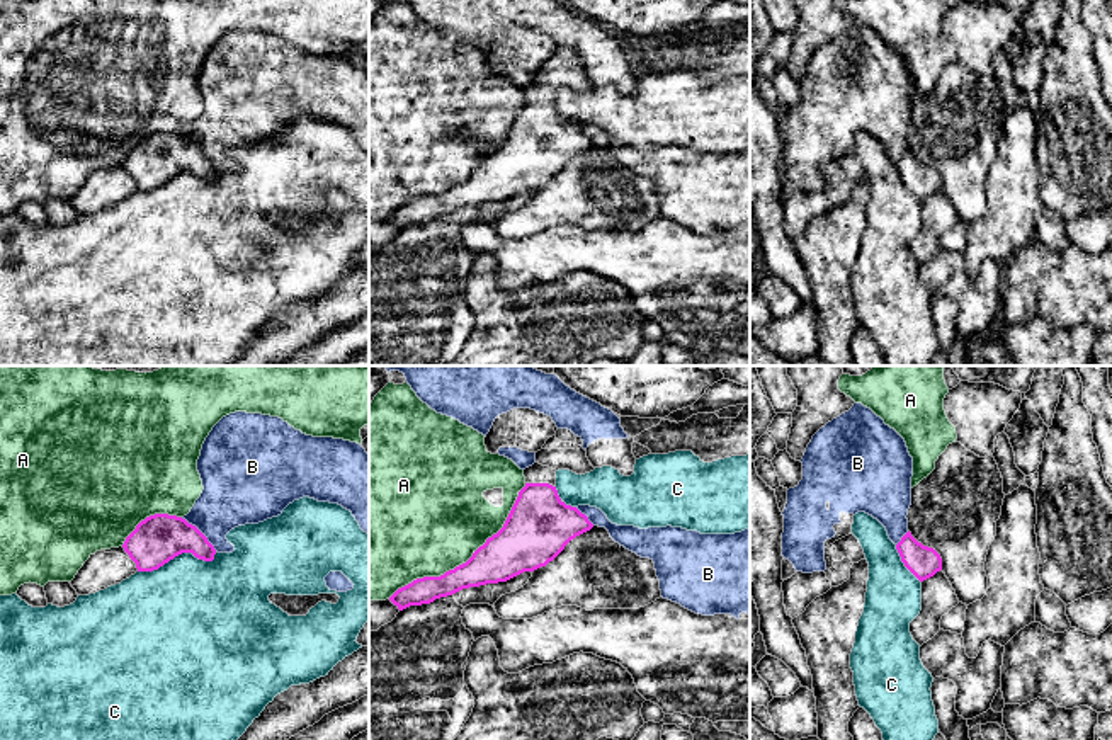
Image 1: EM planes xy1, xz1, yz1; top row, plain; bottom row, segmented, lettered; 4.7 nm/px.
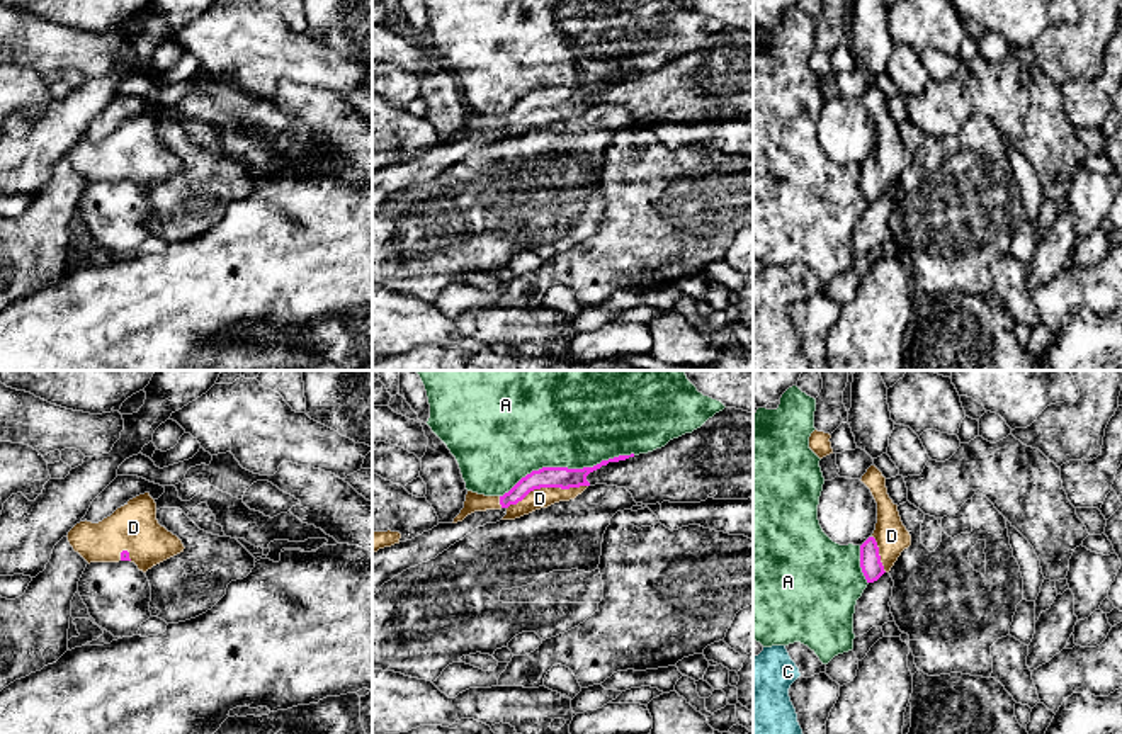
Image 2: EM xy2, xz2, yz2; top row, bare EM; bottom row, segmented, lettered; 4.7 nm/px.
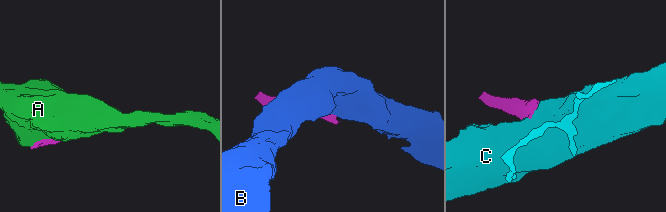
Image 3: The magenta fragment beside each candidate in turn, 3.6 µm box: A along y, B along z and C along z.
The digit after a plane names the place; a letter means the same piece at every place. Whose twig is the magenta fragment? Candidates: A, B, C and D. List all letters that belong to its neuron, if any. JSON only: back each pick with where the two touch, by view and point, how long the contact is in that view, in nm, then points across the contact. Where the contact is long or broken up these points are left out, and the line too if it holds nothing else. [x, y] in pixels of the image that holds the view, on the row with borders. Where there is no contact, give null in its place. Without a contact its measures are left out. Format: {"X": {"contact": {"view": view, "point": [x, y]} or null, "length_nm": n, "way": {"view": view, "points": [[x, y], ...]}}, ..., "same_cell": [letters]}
{"D": {"contact": {"view": "xz2", "point": [546, 486]}, "length_nm": 400, "way": {"view": "xz2", "points": [[563, 478], [556, 485], [546, 486], [539, 498]]}}, "same_cell": ["D"]}

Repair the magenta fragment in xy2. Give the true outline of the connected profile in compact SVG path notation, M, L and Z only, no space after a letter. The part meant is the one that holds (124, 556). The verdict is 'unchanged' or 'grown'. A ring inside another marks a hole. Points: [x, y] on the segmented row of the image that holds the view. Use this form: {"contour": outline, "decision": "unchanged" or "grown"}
{"contour": "M150 493L129 500L99 523L76 523L66 537L88 564L131 561L143 573L185 549L177 535L158 523Z", "decision": "grown"}

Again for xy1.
{"contour": "M155 514L141 521L122 548L138 572L158 570L182 553L192 553L204 561L213 561L216 555L214 546L196 526L168 514Z", "decision": "unchanged"}

